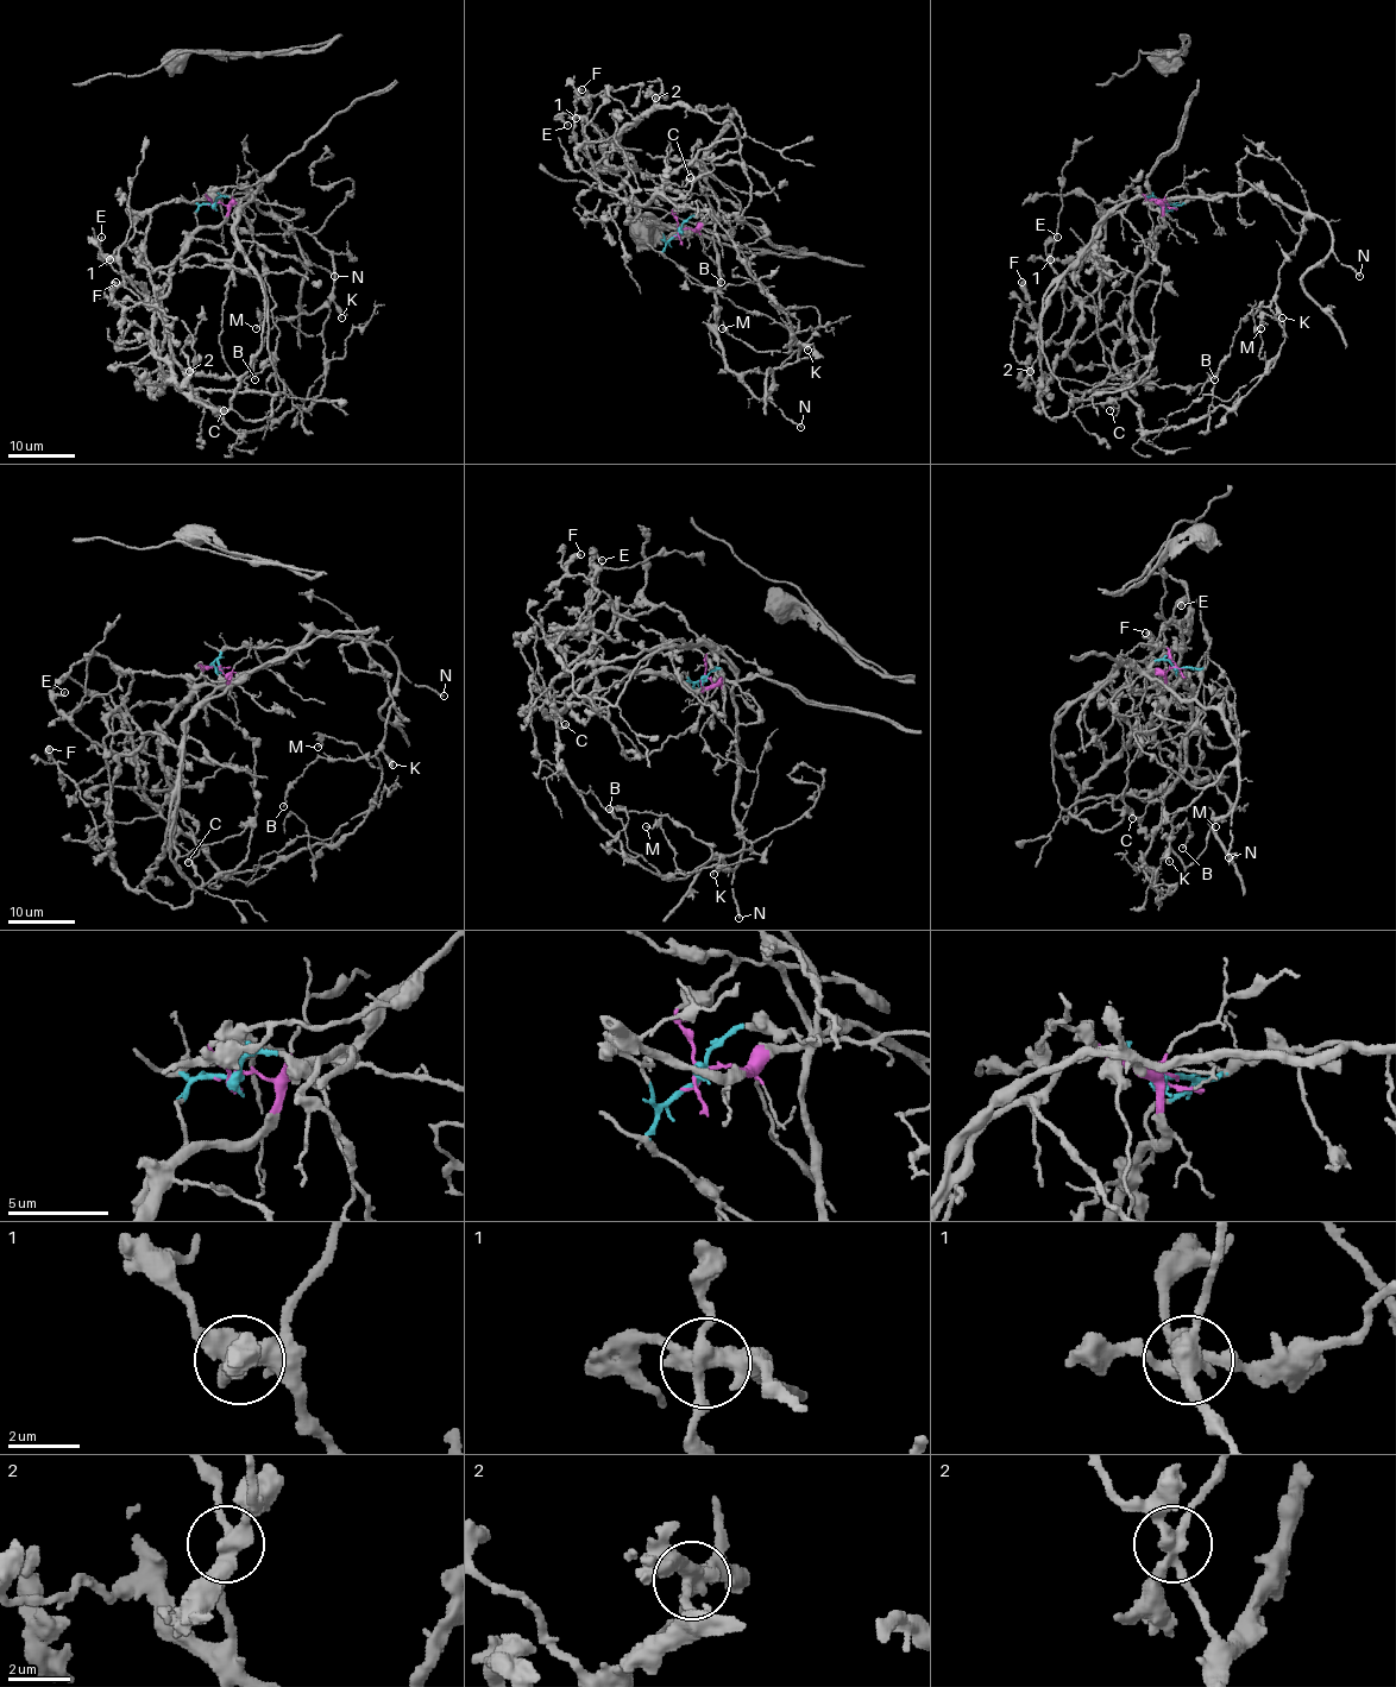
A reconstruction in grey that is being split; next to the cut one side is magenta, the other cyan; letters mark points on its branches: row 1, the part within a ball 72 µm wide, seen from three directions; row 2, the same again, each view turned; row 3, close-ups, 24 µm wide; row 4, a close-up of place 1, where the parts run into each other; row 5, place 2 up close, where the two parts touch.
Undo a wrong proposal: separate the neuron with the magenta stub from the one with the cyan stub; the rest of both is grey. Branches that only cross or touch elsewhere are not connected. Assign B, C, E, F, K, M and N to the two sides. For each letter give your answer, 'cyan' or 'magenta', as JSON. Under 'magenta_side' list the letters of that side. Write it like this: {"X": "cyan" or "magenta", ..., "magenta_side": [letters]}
{"B": "cyan", "C": "magenta", "E": "magenta", "F": "magenta", "K": "cyan", "M": "cyan", "N": "cyan", "magenta_side": ["C", "E", "F"]}

